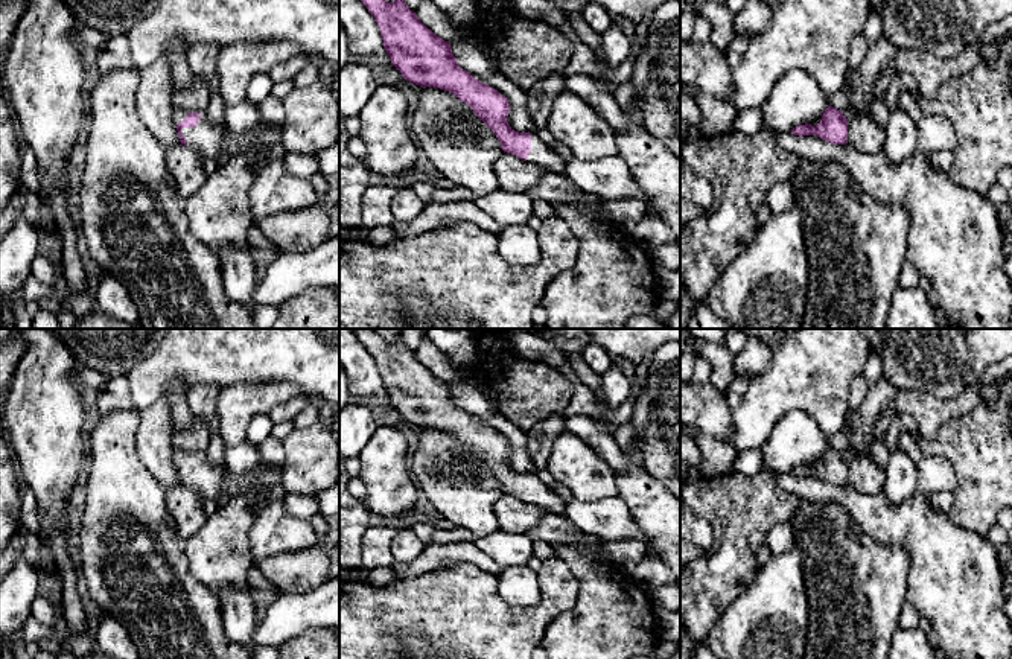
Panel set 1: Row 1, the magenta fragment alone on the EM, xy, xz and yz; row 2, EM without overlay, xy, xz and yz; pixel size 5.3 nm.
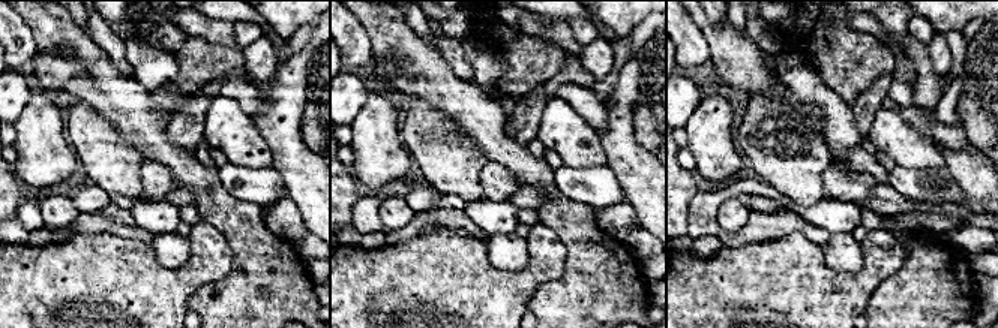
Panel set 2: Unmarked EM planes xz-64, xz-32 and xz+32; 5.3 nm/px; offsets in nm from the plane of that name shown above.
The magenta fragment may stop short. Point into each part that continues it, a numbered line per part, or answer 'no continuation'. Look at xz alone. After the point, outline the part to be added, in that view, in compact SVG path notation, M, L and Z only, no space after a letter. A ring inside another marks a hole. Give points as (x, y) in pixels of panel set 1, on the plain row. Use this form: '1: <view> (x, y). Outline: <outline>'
1: xz (545, 498). Outline: M531 473L531 493L527 502L537 505L545 514L565 514L566 502L551 487L545 485L536 473Z

